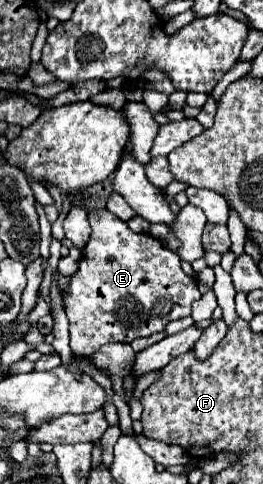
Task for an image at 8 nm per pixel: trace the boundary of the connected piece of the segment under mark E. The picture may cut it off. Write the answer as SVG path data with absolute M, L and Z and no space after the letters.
M91 210L91 238L83 248L79 270L69 276L69 288L63 296L69 318L71 352L75 356L93 356L101 346L111 342L133 342L141 336L161 332L167 322L191 314L191 304L201 298L197 282L181 270L181 260L163 242L147 233L135 233L109 210Z

